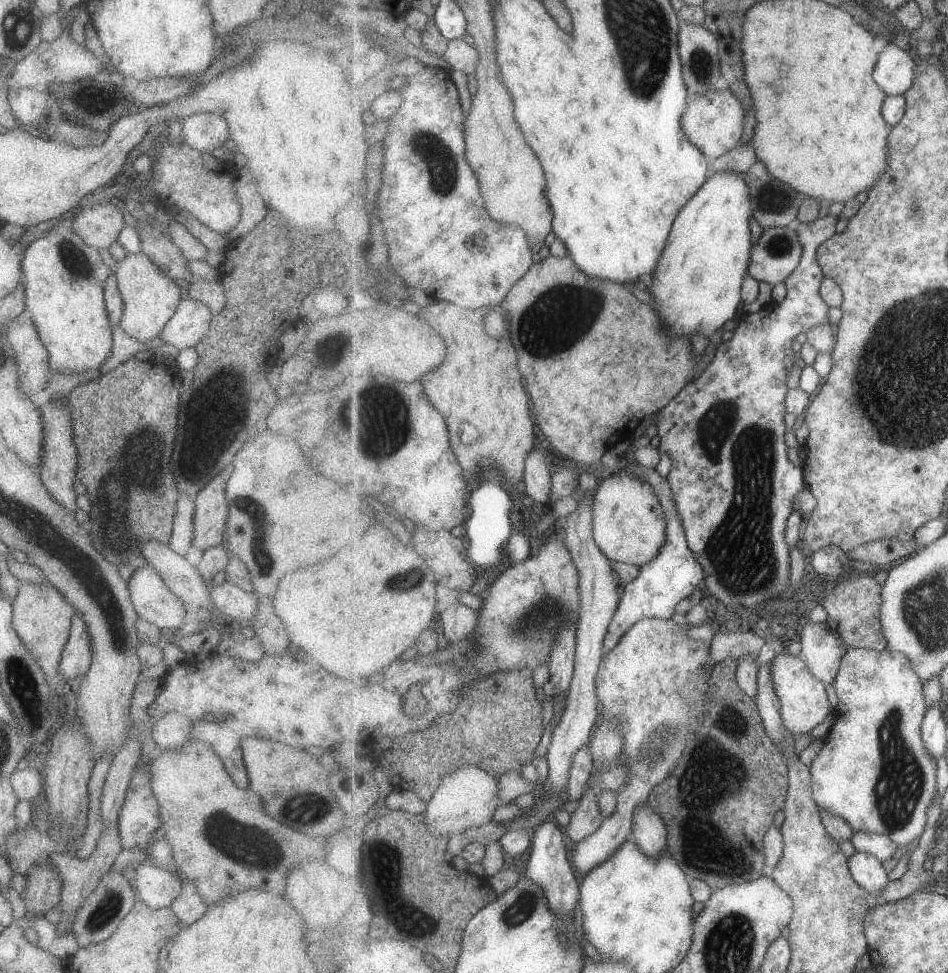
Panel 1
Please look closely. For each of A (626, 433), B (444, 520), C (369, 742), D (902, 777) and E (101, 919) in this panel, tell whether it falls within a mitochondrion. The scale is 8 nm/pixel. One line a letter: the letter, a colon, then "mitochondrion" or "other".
A: other
B: other
C: other
D: mitochondrion
E: mitochondrion

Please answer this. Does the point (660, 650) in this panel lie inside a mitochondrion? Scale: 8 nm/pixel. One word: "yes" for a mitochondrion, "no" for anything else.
no

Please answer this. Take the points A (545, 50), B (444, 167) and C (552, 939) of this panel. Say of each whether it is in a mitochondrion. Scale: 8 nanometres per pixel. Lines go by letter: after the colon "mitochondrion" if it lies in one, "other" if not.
A: other
B: mitochondrion
C: other

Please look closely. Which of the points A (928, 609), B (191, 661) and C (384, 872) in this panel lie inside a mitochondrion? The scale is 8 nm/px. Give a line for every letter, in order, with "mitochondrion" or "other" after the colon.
A: mitochondrion
B: other
C: other

